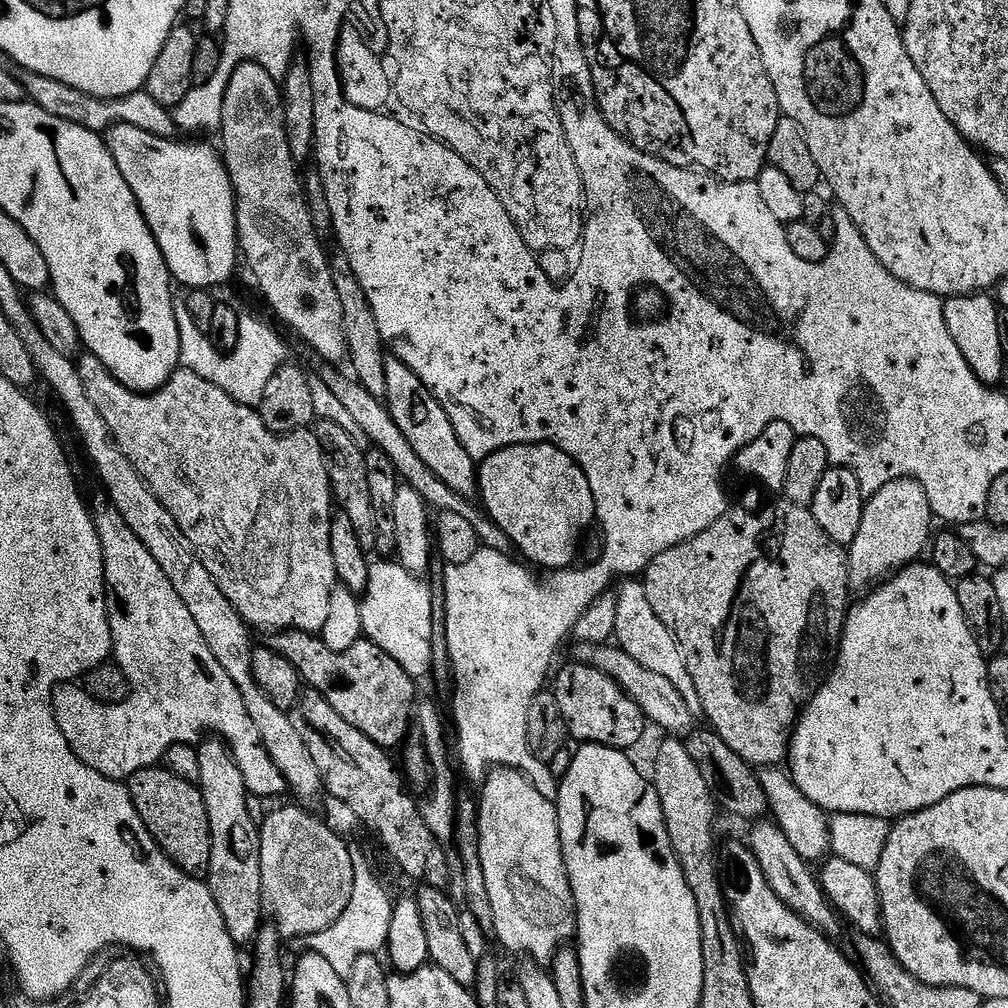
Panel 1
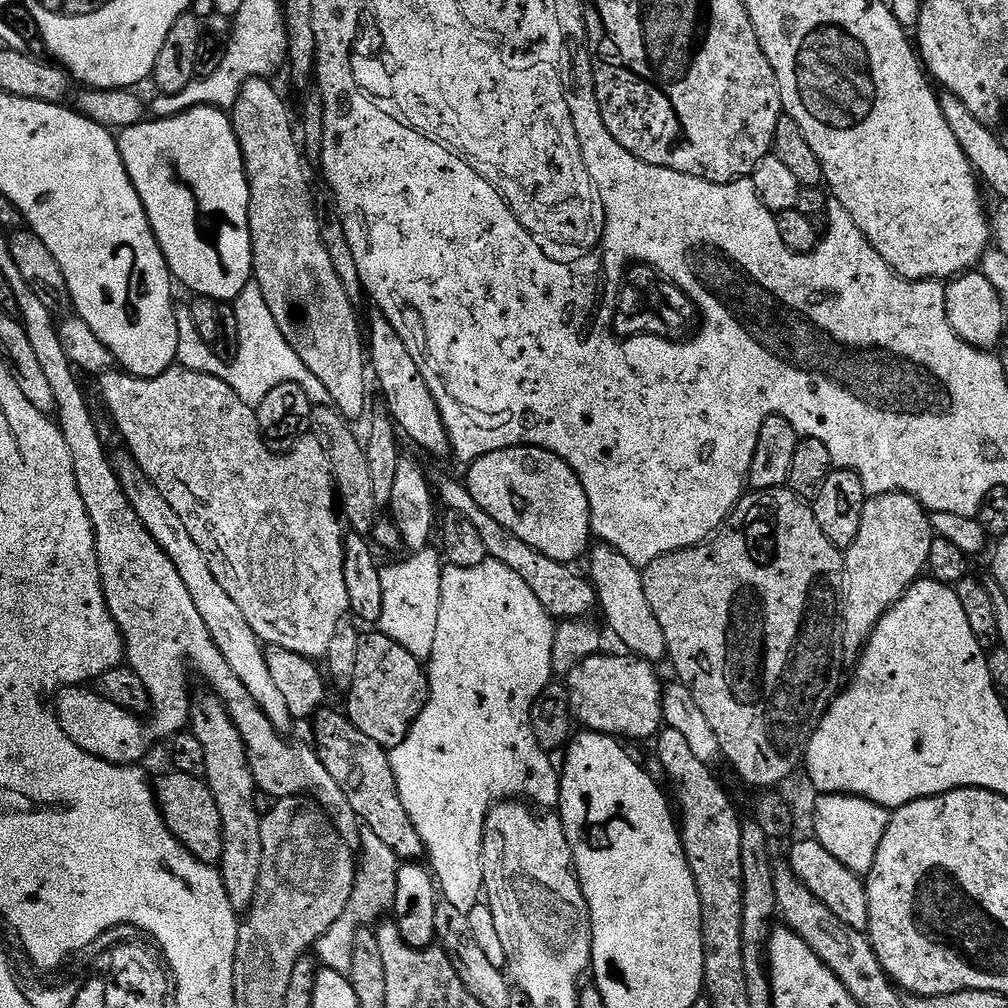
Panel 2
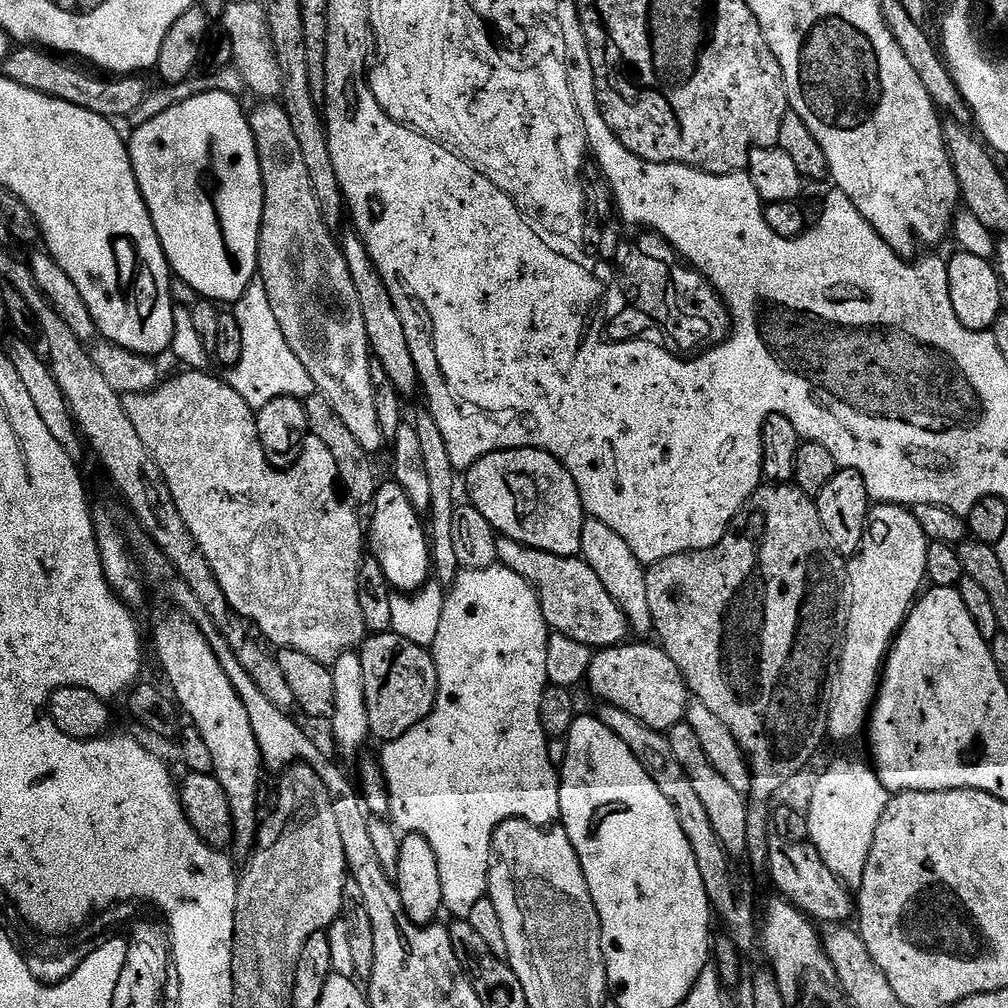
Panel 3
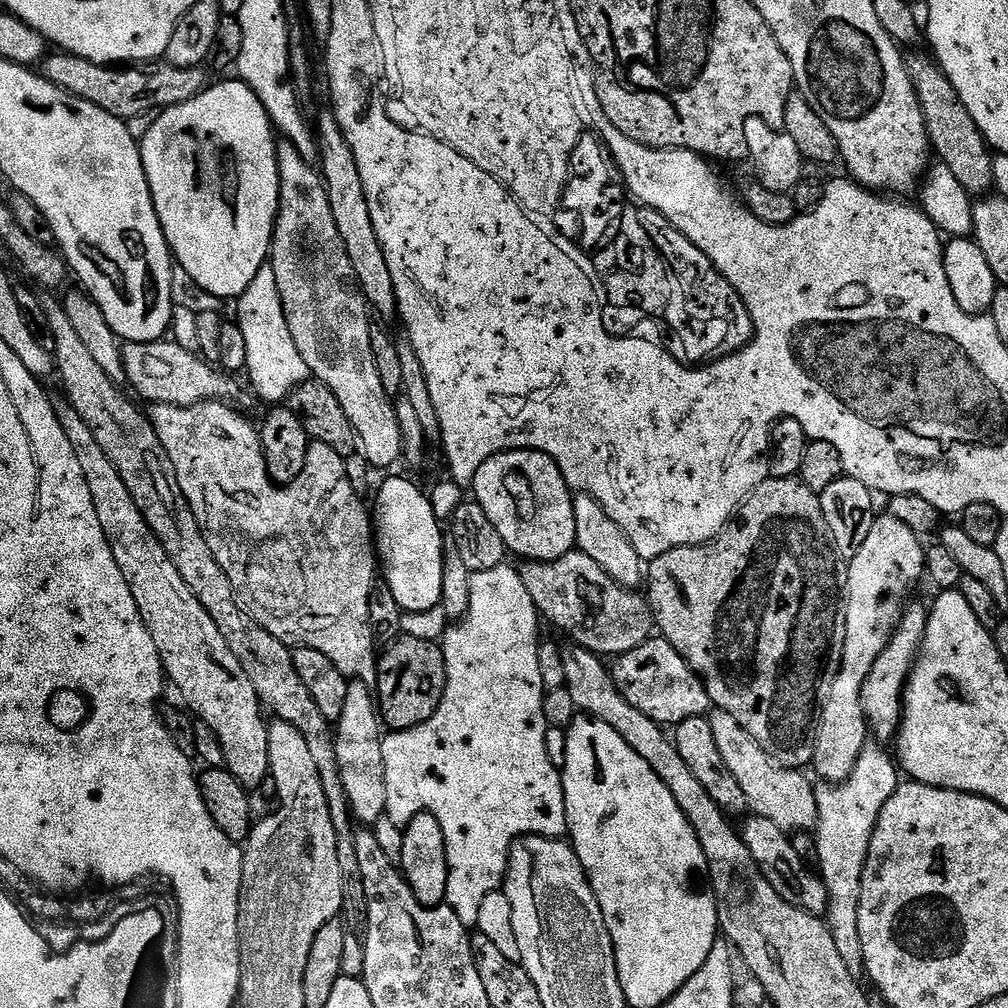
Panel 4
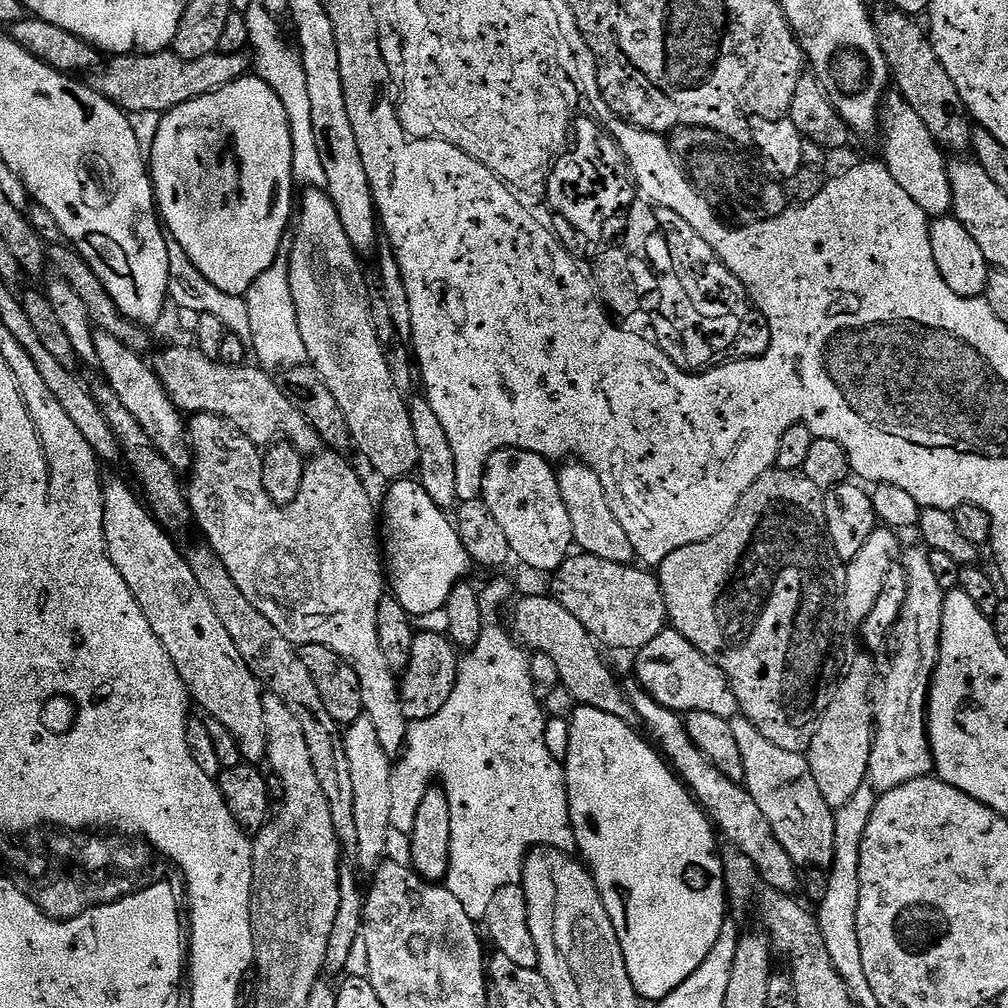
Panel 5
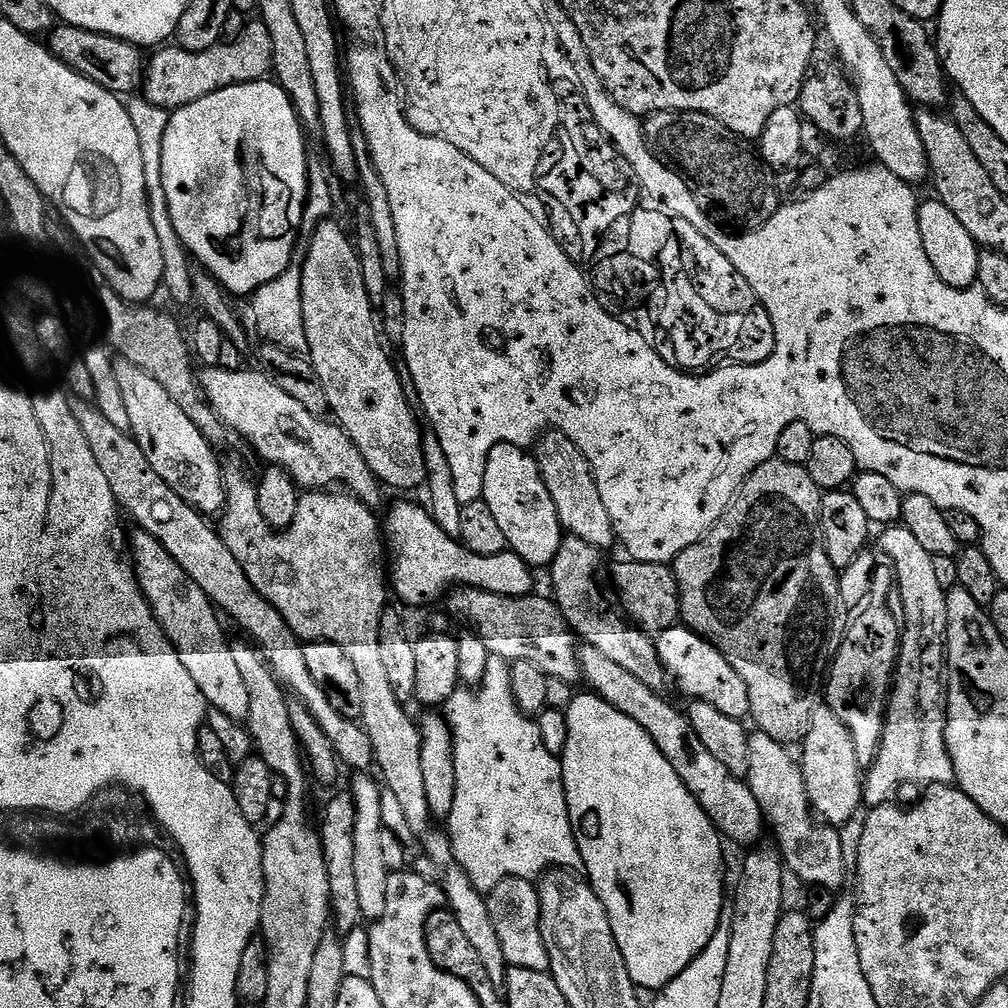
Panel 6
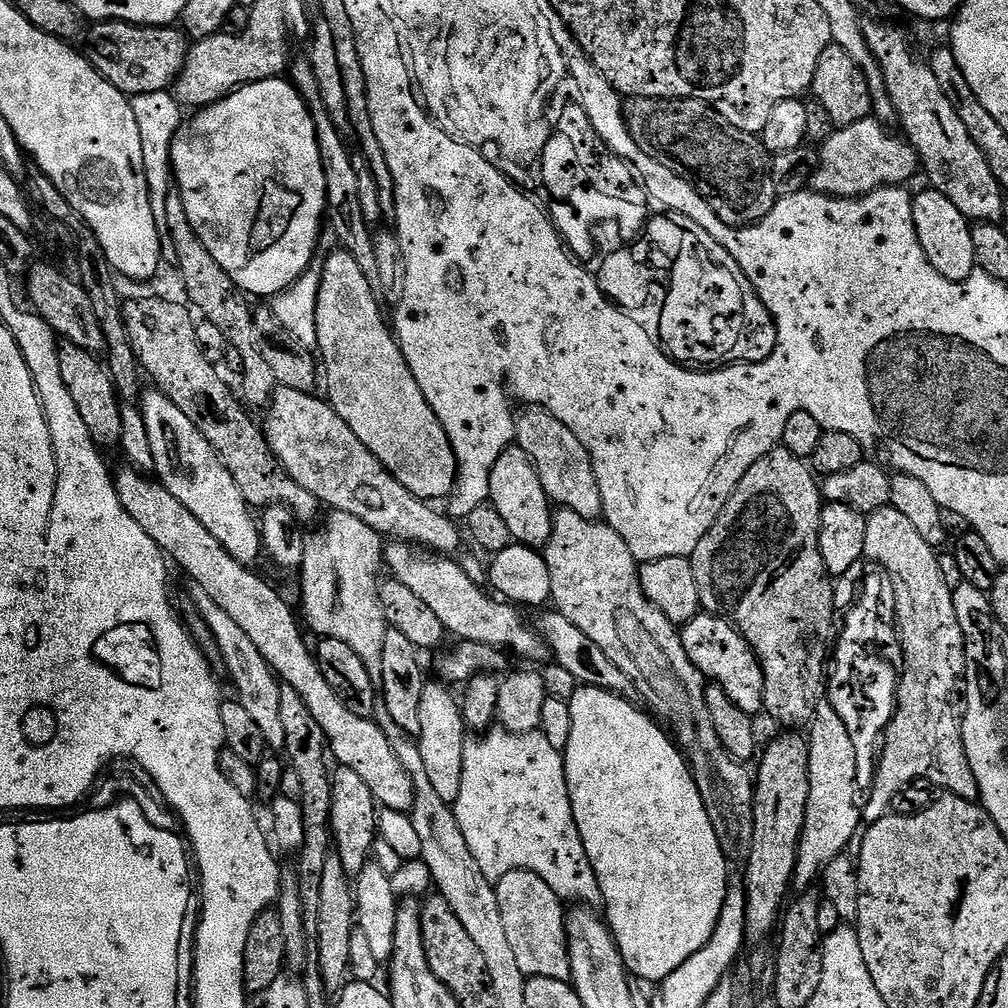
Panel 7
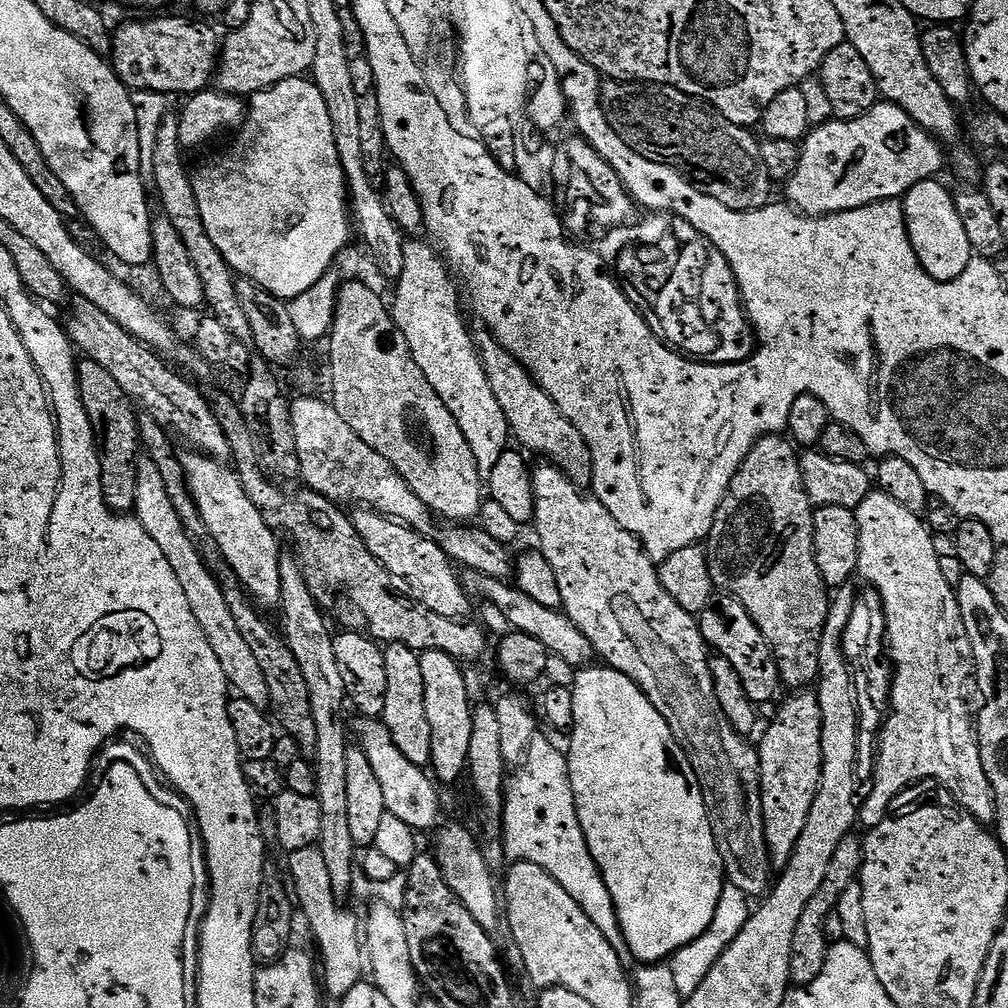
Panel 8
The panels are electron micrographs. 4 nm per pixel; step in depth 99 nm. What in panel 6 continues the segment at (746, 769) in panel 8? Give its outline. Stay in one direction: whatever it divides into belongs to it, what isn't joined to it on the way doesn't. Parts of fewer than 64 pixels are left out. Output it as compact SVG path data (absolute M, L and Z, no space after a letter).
M565 535L558 554L550 565L551 595L560 607L560 613L566 618L568 627L583 643L602 650L602 654L607 654L613 662L618 662L618 666L630 670L634 678L646 682L646 686L654 691L663 693L664 683L669 683L670 677L664 671L655 639L643 628L625 619L619 611L616 613L608 605L607 598L600 593L600 556L601 549L590 546L590 542L582 542L582 538L577 536Z

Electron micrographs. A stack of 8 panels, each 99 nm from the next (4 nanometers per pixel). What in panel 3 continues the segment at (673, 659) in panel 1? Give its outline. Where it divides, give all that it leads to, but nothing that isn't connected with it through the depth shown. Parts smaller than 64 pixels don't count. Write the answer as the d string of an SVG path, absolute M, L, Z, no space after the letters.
M585 519L582 526L582 546L580 547L580 556L598 574L598 579L602 581L602 586L606 586L606 594L618 602L622 614L626 614L628 627L637 637L648 638L653 635L652 615L650 614L650 601L646 594L646 578L648 577L645 565L634 558L634 550L626 546L622 534L614 534L606 522Z

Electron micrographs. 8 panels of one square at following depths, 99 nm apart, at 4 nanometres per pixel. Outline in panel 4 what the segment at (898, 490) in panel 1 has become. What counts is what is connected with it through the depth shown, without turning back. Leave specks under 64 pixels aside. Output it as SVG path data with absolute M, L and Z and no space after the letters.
M880 514L870 526L870 535L866 538L866 542L862 542L862 550L858 550L858 554L854 554L854 558L847 561L846 642L844 643L840 672L834 678L834 686L830 686L830 698L822 710L820 730L816 733L814 758L811 763L811 767L816 768L817 774L820 775L821 781L840 784L846 778L850 778L862 750L869 742L870 729L862 708L862 688L866 686L866 680L870 678L870 670L874 670L874 662L878 662L878 654L882 654L882 650L886 650L897 624L900 623L902 605L909 599L909 597L907 598L908 591L919 582L920 576L922 580L925 575L924 554L926 548L925 545L920 544L923 544L921 537L916 536L914 530L910 530L910 526L898 522L898 518Z

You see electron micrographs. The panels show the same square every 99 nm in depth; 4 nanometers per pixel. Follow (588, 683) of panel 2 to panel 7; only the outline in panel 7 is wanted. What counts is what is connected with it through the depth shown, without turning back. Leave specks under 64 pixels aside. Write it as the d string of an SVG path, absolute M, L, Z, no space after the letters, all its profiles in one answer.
M701 611L699 616L680 628L680 637L690 662L694 662L694 666L698 666L700 673L711 683L722 686L738 710L753 718L764 712L764 671L760 660L752 652L746 638L742 638L740 631L730 621L722 616L714 616L711 612Z

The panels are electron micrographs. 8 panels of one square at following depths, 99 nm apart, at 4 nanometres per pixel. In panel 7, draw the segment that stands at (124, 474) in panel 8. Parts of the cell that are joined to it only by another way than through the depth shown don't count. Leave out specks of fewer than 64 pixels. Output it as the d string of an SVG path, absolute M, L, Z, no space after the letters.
M61 343L58 354L58 366L62 366L62 382L66 382L66 390L70 390L70 398L78 406L78 414L86 421L86 430L90 430L90 438L97 448L115 449L122 434L121 399L118 397L115 382L103 363L100 364L93 353L71 343Z

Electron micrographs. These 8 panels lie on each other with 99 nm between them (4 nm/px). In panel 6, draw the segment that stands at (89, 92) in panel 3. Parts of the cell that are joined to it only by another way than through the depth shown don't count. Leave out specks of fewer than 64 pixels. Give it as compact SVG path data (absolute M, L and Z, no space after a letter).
M259 18L248 22L244 33L232 43L221 42L201 52L191 52L179 46L164 46L152 54L146 64L142 96L154 106L167 110L189 106L226 86L263 80L273 71L270 34Z

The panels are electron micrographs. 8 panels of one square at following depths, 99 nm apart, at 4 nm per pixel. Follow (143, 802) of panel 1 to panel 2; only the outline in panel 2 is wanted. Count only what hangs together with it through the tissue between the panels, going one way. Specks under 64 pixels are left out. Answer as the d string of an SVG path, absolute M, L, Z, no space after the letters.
M168 770L165 776L155 777L154 791L160 813L174 838L194 858L204 864L219 865L222 858L222 814L218 814L218 802L214 802L214 794L210 794L205 779L190 778L190 774L182 774Z

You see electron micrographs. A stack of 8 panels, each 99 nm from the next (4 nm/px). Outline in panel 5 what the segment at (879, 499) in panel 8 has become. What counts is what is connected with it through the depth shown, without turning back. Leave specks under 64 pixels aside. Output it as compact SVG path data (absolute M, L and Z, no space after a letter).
M912 548L909 552L907 549L902 556L902 576L908 581L906 602L894 629L896 653L892 656L880 701L874 704L874 739L867 783L880 794L929 775L934 768L928 746L928 690L940 657L942 606L946 593L934 578L928 552L920 548Z

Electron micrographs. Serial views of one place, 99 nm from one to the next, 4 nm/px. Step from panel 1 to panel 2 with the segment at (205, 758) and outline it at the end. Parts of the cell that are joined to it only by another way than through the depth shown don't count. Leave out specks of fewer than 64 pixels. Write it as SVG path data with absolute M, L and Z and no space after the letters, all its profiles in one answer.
M215 694L192 697L190 731L202 742L206 753L206 774L210 794L218 802L218 814L222 814L222 858L219 862L220 877L226 888L226 898L238 914L252 907L258 890L258 874L262 870L261 818L255 809L254 798L258 791L252 768L248 764L248 751L238 734L238 726L230 718L224 703Z

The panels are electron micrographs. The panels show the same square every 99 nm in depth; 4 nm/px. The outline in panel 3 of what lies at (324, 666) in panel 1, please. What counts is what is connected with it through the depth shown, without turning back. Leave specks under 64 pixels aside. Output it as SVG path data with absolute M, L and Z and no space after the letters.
M393 631L369 635L358 651L362 662L362 674L366 677L366 710L370 714L372 736L380 739L380 742L402 738L402 734L406 734L434 710L438 694L438 670L431 651L409 642Z

